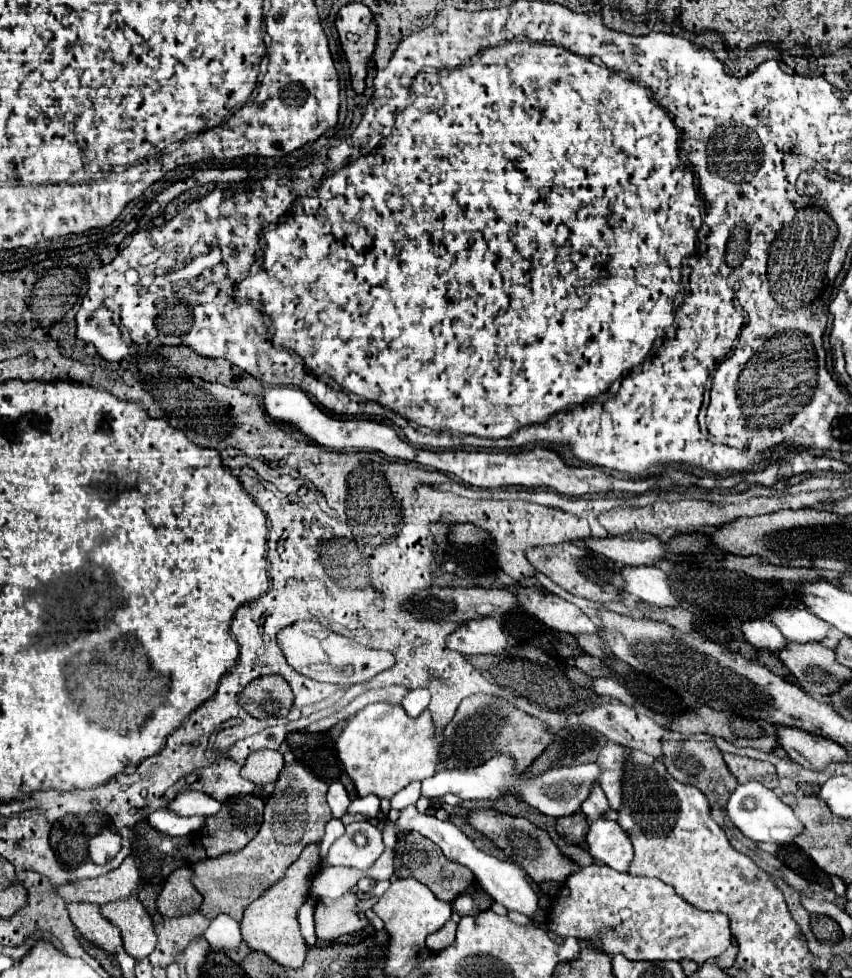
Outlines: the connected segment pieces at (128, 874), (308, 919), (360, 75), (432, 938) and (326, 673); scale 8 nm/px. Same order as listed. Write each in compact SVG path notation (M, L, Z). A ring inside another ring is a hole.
M128 856L120 864L120 868L92 880L64 884L62 888L58 888L58 894L66 902L86 902L86 904L104 906L116 900L130 898L132 894L136 894L138 884L140 884L140 874L136 862L132 856Z
M308 898L300 910L298 910L298 924L300 924L300 932L306 940L308 946L316 944L316 934L314 934L314 900Z
M352 2L338 10L334 24L350 66L352 88L360 94L364 92L366 64L376 44L376 24L374 24L372 12L364 4Z
M448 920L438 932L434 932L426 938L426 946L430 950L442 950L454 942L454 934L456 934L456 922Z
M298 620L292 626L284 628L278 634L278 644L282 646L282 652L288 660L288 664L296 672L300 672L316 682L330 682L330 684L338 684L338 686L352 686L352 684L368 682L376 674L380 674L396 664L396 660L390 652L366 648L346 636L332 632L330 628L326 628L314 620L308 620L308 622Z

